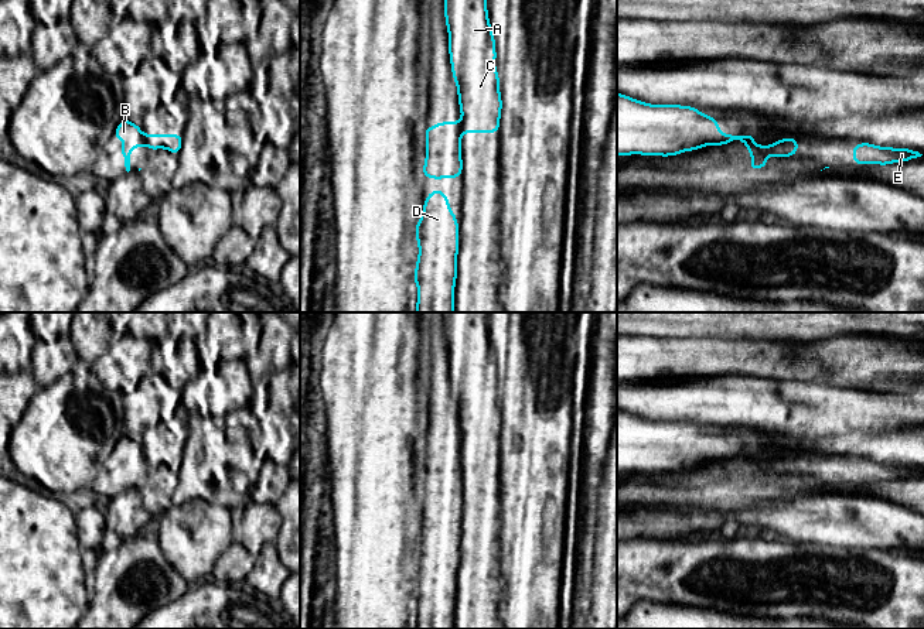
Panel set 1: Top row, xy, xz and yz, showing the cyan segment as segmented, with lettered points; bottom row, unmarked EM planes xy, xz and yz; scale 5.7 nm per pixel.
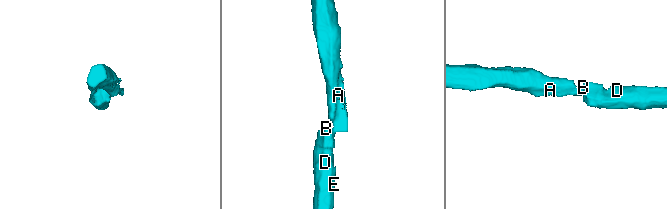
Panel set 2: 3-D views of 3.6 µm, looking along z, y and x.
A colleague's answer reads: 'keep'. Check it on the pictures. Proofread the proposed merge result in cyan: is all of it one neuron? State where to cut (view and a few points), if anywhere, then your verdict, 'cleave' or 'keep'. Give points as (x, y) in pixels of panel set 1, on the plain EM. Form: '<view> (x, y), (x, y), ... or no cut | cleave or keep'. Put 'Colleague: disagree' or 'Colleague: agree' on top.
Colleague: disagree
xy (142, 451), (146, 461) | cleave

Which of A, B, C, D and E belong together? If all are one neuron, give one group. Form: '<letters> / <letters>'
A C / B D E

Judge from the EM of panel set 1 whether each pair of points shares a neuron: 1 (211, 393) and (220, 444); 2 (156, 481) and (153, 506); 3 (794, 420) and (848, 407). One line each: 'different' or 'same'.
1: different
2: same
3: same

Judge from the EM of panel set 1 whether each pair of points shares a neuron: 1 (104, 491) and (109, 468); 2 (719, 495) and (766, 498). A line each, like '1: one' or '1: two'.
1: one
2: one

